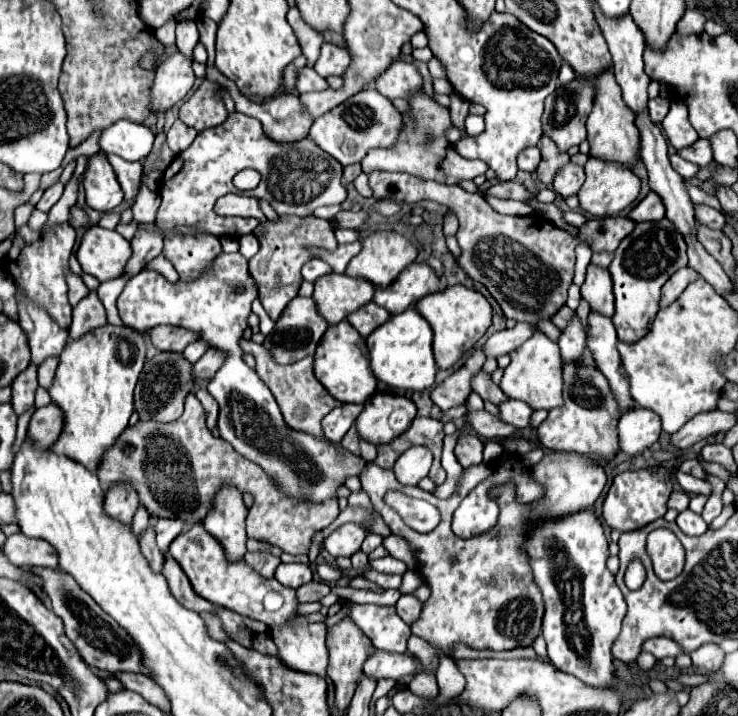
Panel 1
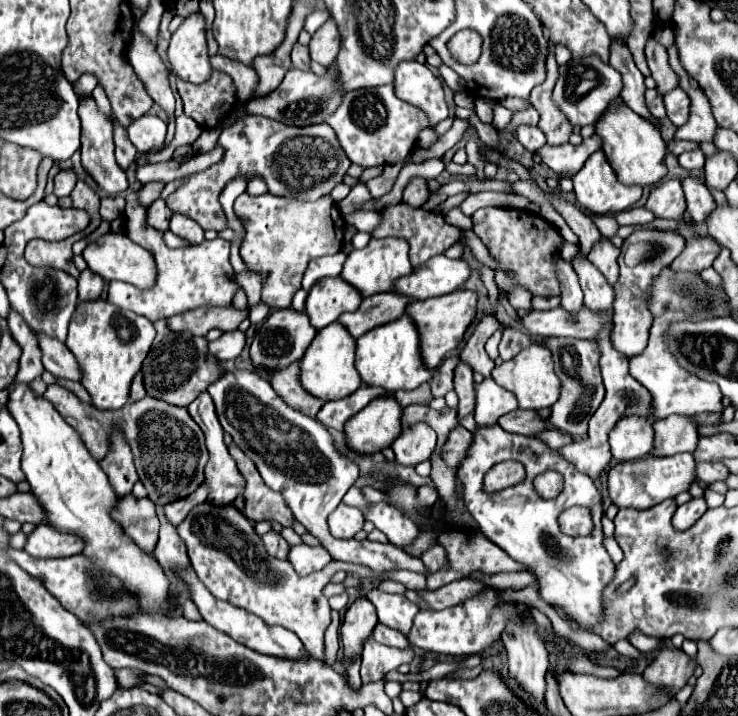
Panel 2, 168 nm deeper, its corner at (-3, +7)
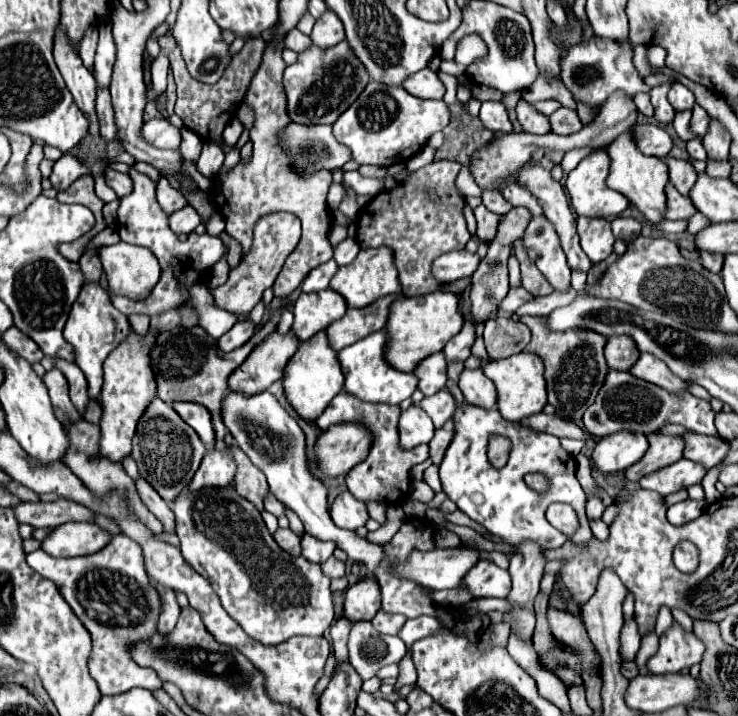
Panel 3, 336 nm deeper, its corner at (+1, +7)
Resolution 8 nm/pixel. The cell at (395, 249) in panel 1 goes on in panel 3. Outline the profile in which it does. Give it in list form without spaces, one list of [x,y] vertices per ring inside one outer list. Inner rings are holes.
[[[388,247],[360,249],[358,257],[350,265],[344,265],[344,267],[338,269],[338,273],[330,281],[330,287],[346,299],[348,307],[358,307],[358,309],[370,305],[378,297],[400,293],[402,287],[400,287],[400,281],[398,281],[398,269],[394,265],[392,249],[388,249]]]

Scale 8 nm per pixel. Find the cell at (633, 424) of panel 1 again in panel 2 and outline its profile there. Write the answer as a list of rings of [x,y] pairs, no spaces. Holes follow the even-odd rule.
[[[624,417],[610,431],[610,451],[616,461],[634,461],[652,449],[654,429],[644,417]]]

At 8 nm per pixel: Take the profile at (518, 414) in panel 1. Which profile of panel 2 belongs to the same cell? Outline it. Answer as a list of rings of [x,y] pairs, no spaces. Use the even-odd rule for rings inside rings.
[[[484,379],[476,385],[476,409],[474,419],[478,425],[494,425],[502,415],[518,409],[516,397],[496,385],[492,379]]]

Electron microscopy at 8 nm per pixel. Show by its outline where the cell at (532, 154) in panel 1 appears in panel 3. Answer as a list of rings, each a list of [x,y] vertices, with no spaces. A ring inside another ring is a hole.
[[[524,99],[518,101],[516,115],[518,115],[518,123],[522,125],[524,133],[534,133],[534,135],[546,135],[546,133],[550,133],[550,121],[548,121],[548,117],[544,117],[538,111],[534,111],[530,107],[530,103],[526,103]]]

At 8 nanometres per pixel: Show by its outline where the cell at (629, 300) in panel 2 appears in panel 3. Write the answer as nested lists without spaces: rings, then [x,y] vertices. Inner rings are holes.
[[[630,335],[608,337],[604,353],[610,369],[624,369],[624,371],[628,371],[636,363],[636,357],[640,355]]]

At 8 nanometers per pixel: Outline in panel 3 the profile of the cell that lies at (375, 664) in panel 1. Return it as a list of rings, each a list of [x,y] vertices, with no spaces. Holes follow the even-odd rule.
[[[378,611],[378,615],[372,619],[372,625],[378,633],[384,633],[384,635],[398,635],[398,631],[402,629],[406,617],[400,617],[400,615],[388,615],[384,611]]]

